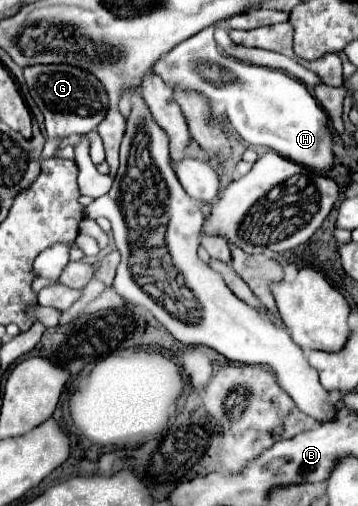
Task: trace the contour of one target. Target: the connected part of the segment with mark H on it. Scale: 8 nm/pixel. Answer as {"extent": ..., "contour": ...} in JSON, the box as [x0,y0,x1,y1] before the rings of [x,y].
{"extent":[152,23,332,175],"contour":[[[224,23],[202,29],[198,35],[176,45],[166,57],[156,61],[152,67],[168,85],[178,85],[182,89],[206,93],[218,93],[226,107],[226,115],[236,133],[250,145],[260,145],[276,151],[278,155],[312,169],[314,173],[326,175],[332,169],[332,131],[328,125],[328,115],[320,109],[318,101],[308,93],[308,89],[294,77],[274,71],[268,67],[258,67],[230,59],[222,55],[210,35]]]}

